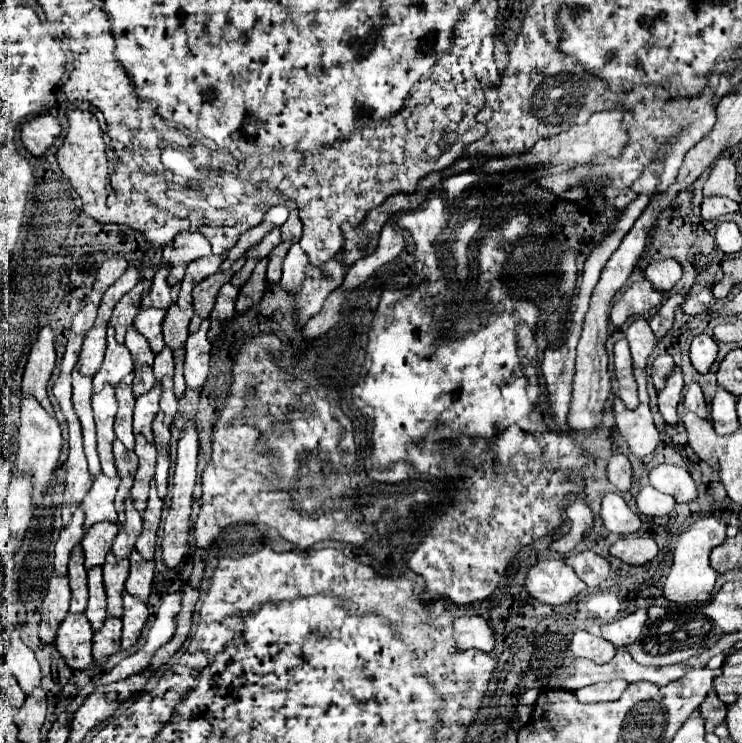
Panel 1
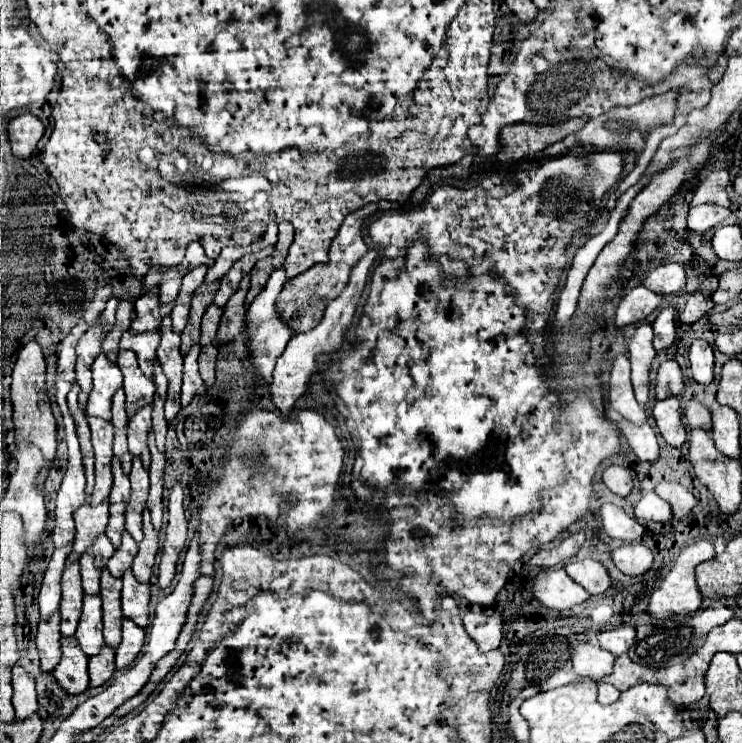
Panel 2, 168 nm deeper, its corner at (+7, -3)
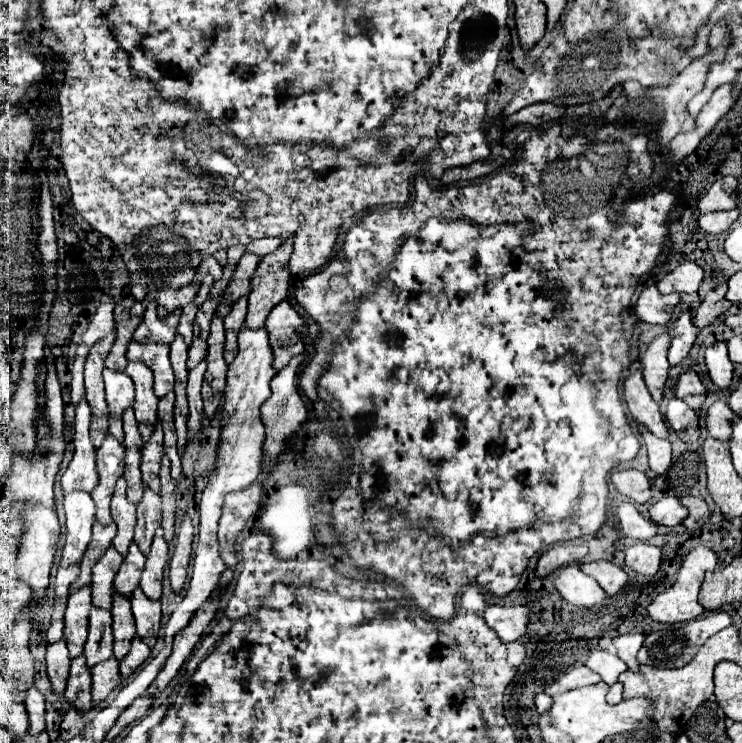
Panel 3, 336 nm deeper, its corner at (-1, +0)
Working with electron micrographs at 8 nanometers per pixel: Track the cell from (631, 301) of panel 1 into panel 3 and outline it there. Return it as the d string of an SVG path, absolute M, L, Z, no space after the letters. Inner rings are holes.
M654 284L646 286L636 302L636 316L648 324L668 324L672 316L672 308L678 304L680 294L660 294Z

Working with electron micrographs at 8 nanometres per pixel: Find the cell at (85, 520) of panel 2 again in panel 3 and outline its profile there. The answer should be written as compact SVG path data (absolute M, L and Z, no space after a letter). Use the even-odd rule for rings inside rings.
M94 520L94 526L92 526L92 540L84 552L84 558L80 562L80 576L76 578L74 586L86 586L90 584L90 570L92 570L92 564L96 564L96 560L104 554L104 550L112 544L112 538L116 536L116 524L110 522L108 526L102 526Z

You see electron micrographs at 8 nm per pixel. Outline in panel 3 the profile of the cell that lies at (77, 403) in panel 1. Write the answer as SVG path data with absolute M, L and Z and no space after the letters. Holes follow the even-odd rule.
M82 396L82 400L76 404L76 420L74 420L74 446L76 446L76 450L74 450L74 458L68 464L66 472L62 474L62 488L64 488L64 492L70 492L70 490L86 490L86 492L92 492L98 486L96 448L90 442L88 428L90 428L90 406L88 406L88 400Z

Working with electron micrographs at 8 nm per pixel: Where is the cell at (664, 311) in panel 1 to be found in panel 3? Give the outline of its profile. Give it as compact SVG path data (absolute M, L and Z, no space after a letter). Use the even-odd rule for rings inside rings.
M688 310L680 312L678 320L674 322L674 326L670 328L670 350L668 350L668 362L674 366L674 364L680 364L688 350L692 348L694 340L696 340L696 332L698 328L692 324L692 316Z

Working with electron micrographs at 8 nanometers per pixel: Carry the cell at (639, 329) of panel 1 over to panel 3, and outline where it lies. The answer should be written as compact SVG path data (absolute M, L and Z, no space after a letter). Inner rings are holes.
M660 334L656 336L644 358L642 358L642 374L644 374L644 382L650 390L650 396L654 398L654 402L660 404L662 400L662 390L664 390L664 382L666 382L666 376L668 376L668 360L666 360L666 352L668 352L668 344L670 344L670 338L668 334Z

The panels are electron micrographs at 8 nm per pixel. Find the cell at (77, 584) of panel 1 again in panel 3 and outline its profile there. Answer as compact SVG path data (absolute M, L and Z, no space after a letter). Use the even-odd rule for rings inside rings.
M82 586L76 592L68 596L68 608L66 608L66 628L64 638L70 650L70 656L76 658L82 654L84 642L86 642L86 630L88 630L88 612L92 608L90 598L90 586Z

